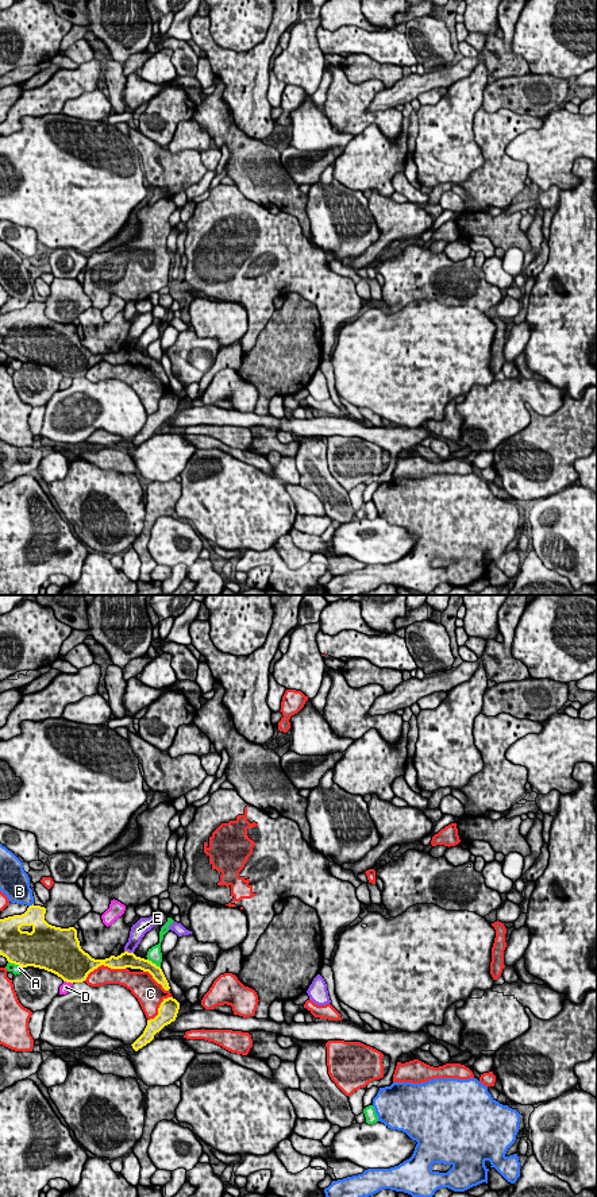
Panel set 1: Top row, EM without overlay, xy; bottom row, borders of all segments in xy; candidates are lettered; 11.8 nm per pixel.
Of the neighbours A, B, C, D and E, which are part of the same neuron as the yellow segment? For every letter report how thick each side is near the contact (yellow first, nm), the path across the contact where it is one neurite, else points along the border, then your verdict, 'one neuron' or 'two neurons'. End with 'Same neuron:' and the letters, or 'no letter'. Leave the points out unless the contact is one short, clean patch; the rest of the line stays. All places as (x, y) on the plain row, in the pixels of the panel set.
A: 420 nm thick on the yellow side, 120 nm on the other; two neurons
B: 240 nm thick on the yellow side, 300 nm on the other; two neurons
C: 240 nm thick on the yellow side, 220 nm on the other; two neurons
D: 440 nm thick on the yellow side, 120 nm on the other; two neurons
E: 190 nm thick on the yellow side, 160 nm on the other; border along xy (124, 346), (133, 348); two neurons
Same neuron: no letter

